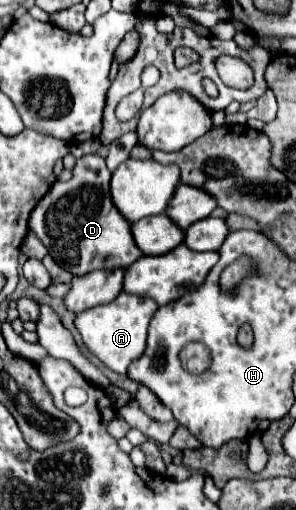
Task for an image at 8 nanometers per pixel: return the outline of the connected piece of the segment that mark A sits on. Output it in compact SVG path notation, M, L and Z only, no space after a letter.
M122 292L116 300L110 304L94 306L90 310L84 310L76 316L74 326L80 332L84 346L92 356L96 356L106 368L110 368L116 374L126 374L126 368L132 360L136 360L142 350L146 348L146 330L152 314L156 312L154 300L146 300L134 294Z

